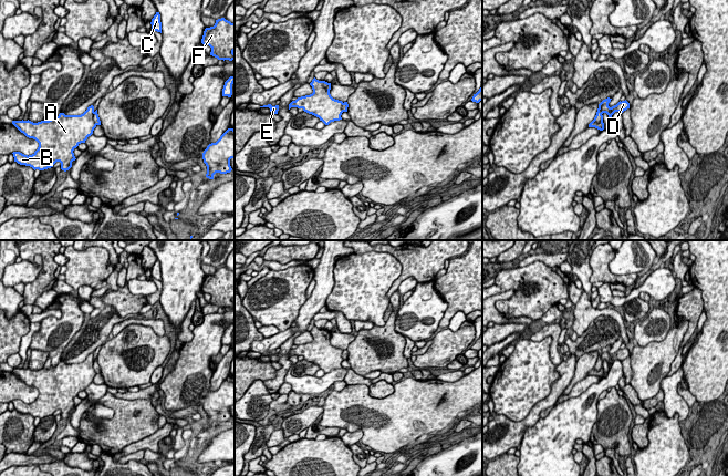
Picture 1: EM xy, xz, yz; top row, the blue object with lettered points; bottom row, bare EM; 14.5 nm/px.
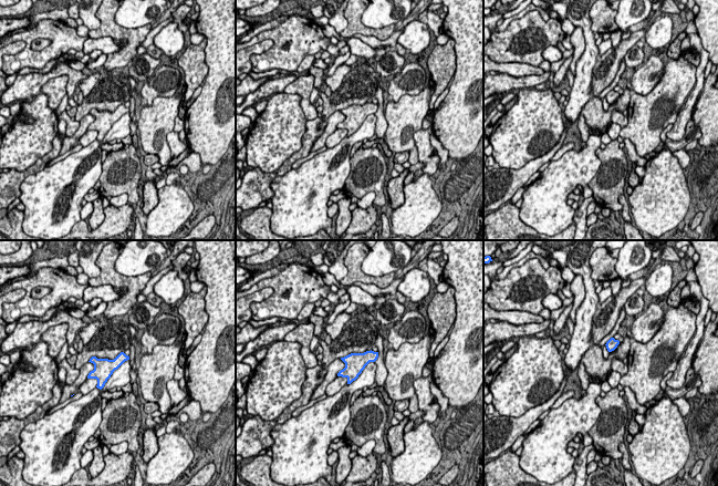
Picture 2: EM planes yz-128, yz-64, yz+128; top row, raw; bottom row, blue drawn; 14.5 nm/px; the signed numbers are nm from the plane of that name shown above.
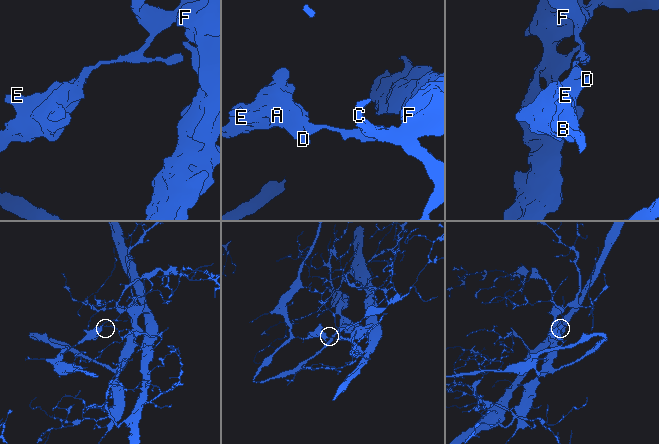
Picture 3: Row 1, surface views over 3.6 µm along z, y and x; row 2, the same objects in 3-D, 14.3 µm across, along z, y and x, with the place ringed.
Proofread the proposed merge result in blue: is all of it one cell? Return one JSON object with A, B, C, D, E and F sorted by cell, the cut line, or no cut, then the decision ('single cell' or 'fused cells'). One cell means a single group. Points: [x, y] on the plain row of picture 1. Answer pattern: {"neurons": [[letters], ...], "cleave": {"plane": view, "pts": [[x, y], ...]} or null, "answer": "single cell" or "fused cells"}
{"neurons": [["A", "B", "D", "E", "F"], ["C"]], "cleave": {"plane": "xy", "pts": [[93, 360], [93, 369], [96, 372]]}, "answer": "fused cells"}

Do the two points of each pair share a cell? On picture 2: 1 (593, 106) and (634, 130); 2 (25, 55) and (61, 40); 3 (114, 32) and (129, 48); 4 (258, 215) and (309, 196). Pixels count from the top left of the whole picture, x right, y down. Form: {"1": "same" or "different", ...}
{"1": "different", "2": "same", "3": "same", "4": "different"}

